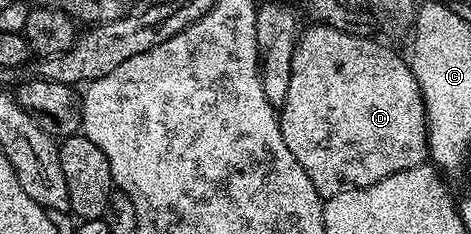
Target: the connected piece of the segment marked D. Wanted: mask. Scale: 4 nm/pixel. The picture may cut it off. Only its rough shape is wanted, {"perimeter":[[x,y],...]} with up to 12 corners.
{"perimeter":[[298,38],[283,141],[322,200],[422,166],[425,102],[391,48]]}

